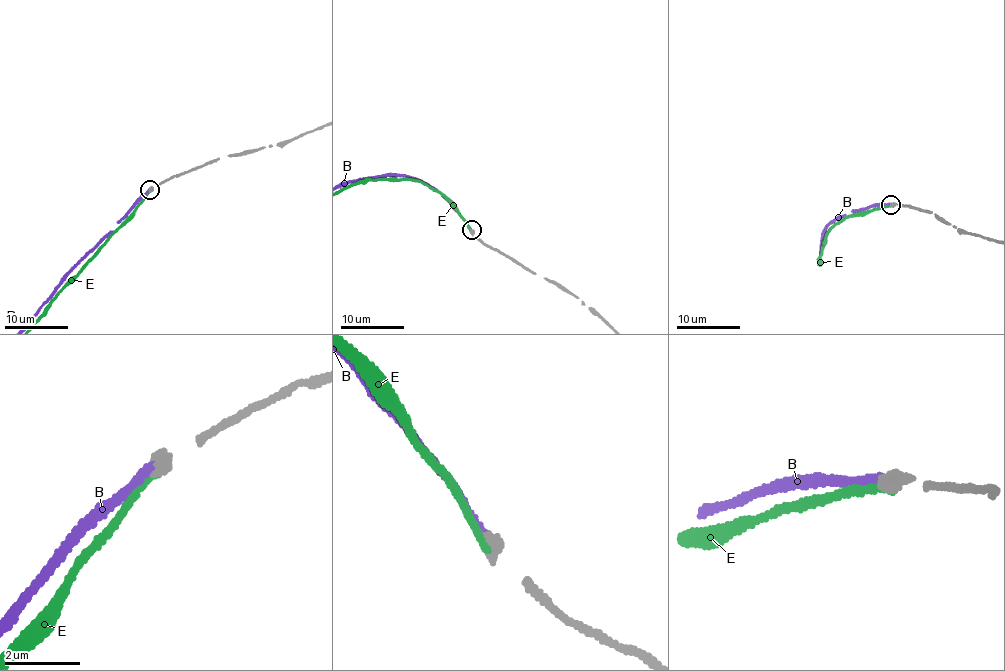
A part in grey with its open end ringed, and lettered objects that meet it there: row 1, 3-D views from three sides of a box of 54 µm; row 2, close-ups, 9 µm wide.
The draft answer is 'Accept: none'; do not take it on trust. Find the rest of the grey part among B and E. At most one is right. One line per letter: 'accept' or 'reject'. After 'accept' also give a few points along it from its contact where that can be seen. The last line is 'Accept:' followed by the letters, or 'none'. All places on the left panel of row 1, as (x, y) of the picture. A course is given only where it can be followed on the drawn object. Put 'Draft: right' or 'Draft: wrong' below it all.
B: reject
E: reject
Accept: none
Draft: right

